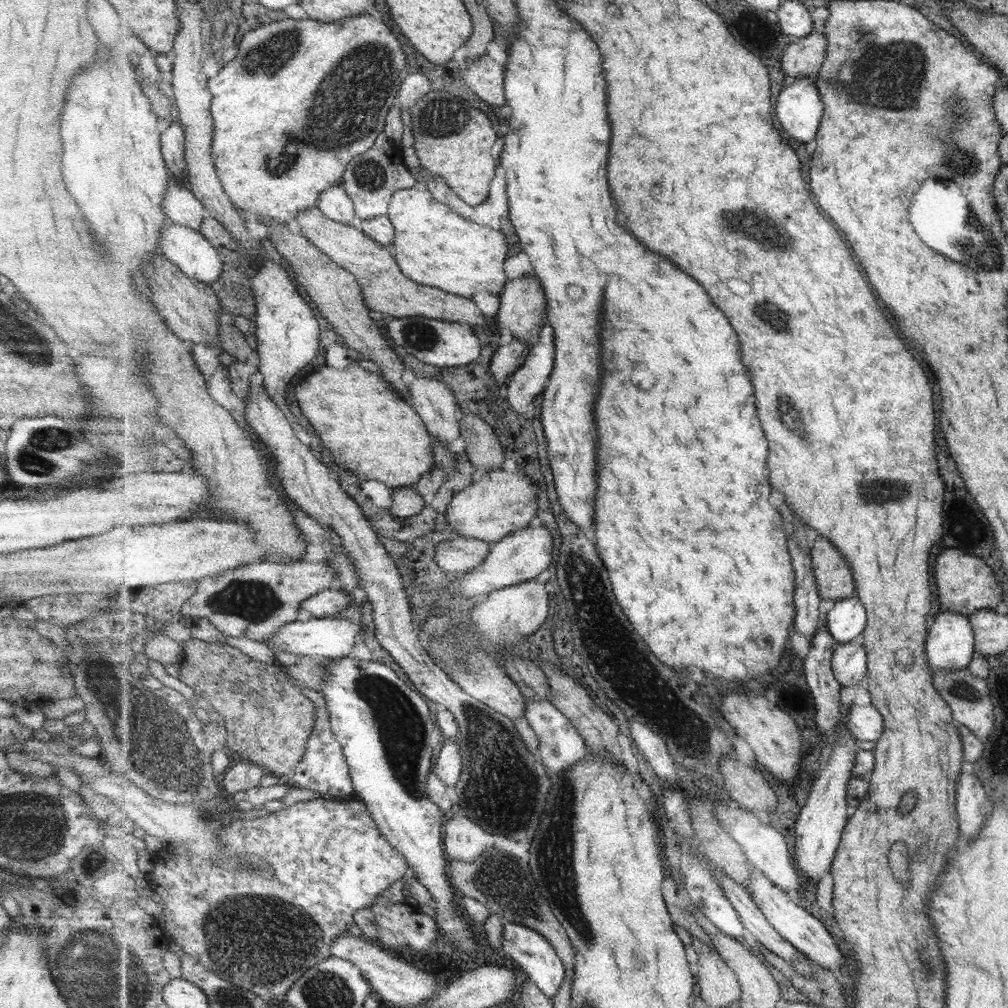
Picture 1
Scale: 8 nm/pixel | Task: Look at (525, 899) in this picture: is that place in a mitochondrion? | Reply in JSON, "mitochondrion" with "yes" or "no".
{"mitochondrion":"yes"}

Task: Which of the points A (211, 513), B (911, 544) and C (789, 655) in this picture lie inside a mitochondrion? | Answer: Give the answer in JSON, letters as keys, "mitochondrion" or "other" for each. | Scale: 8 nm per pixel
{"A":"other","B":"other","C":"other"}

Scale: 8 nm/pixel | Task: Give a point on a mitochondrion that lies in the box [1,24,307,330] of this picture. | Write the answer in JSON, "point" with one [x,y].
{"point":[267,59]}

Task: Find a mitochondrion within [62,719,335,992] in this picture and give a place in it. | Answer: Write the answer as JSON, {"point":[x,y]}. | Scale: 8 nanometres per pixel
{"point":[253,940]}

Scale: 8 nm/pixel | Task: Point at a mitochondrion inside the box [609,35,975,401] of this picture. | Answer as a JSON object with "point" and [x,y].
{"point":[893,73]}

